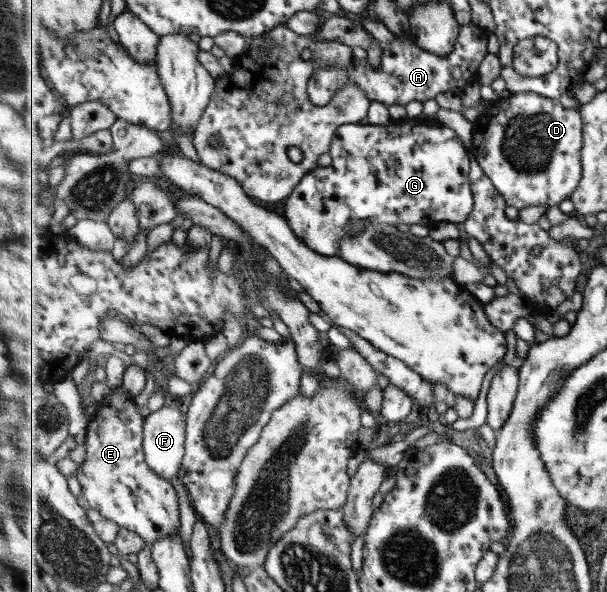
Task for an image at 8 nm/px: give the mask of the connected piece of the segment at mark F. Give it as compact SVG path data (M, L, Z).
M164 405L146 415L144 421L144 452L149 467L161 477L171 481L180 475L186 454L186 414L177 405Z

